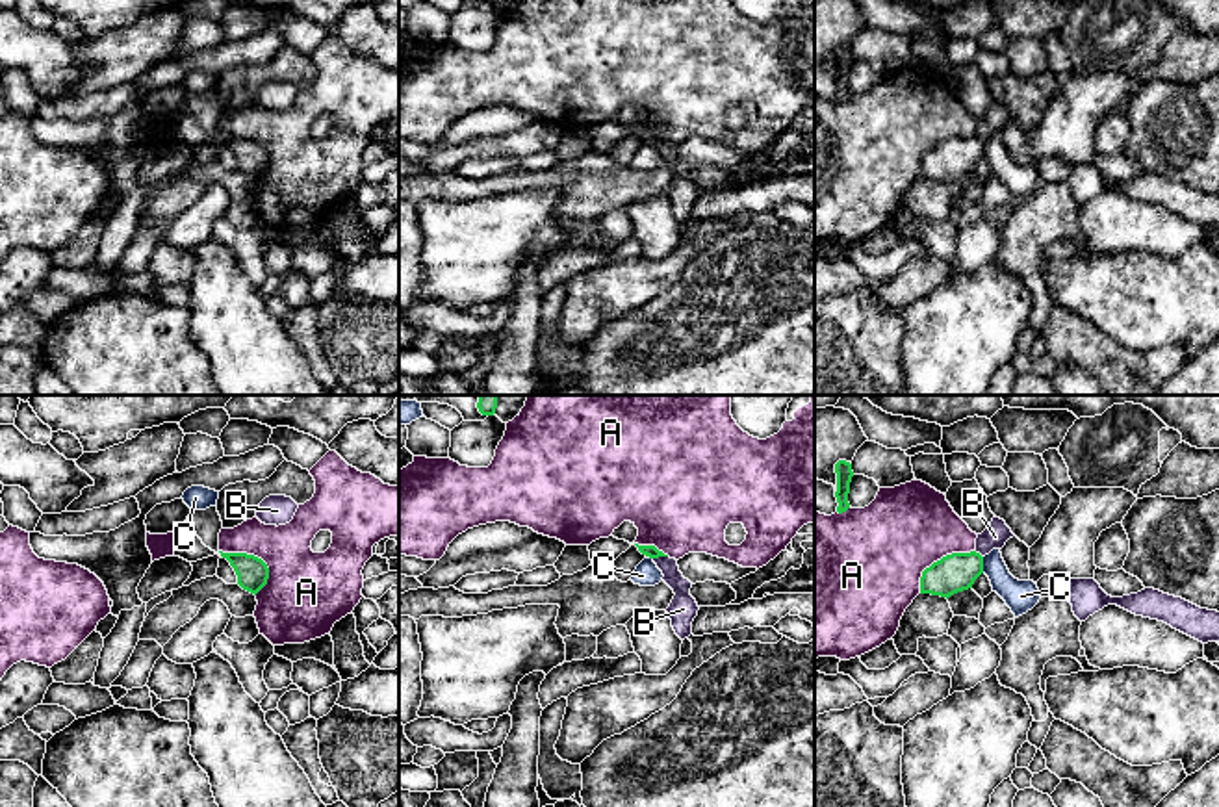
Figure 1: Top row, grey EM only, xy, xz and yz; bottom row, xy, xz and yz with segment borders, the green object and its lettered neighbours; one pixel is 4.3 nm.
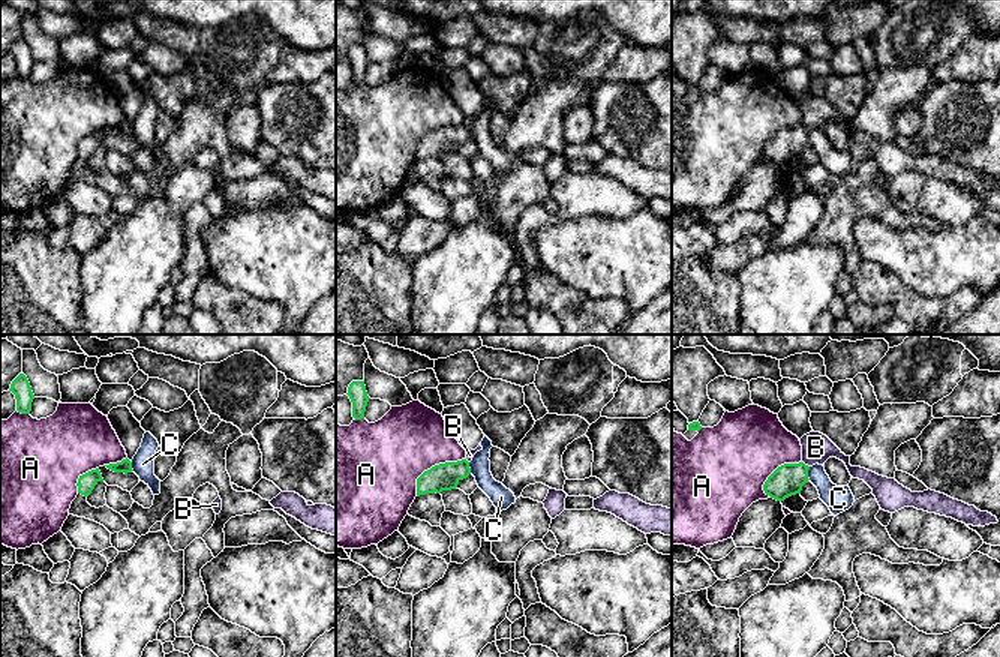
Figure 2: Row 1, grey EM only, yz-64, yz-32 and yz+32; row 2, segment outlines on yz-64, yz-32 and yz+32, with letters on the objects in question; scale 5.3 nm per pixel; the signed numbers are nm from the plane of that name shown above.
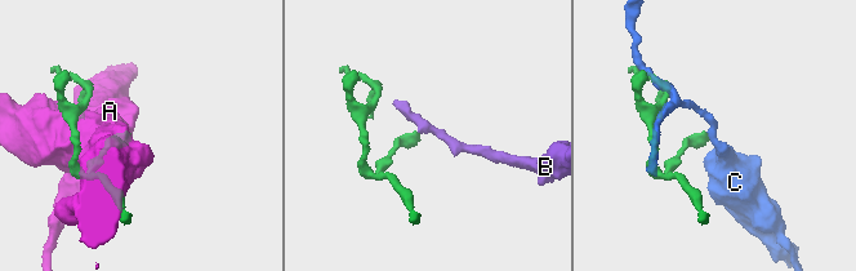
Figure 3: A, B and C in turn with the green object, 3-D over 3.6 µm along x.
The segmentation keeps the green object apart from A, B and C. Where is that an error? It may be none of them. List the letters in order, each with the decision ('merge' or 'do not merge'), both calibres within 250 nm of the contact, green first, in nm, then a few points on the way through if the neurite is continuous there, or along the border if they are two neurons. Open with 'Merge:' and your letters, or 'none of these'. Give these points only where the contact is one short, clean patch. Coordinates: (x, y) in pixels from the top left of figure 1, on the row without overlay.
Merge: none of these
A: do not merge; calibres 140 and 300 nm
B: do not merge; calibres 60 and 120 nm
C: do not merge; calibres 170 and 140 nm

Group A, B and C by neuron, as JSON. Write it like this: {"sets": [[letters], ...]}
{"sets": [["A"], ["B"], ["C"]]}

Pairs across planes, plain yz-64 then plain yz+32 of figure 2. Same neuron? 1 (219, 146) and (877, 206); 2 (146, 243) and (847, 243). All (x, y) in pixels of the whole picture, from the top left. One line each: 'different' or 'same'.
1: different
2: different

